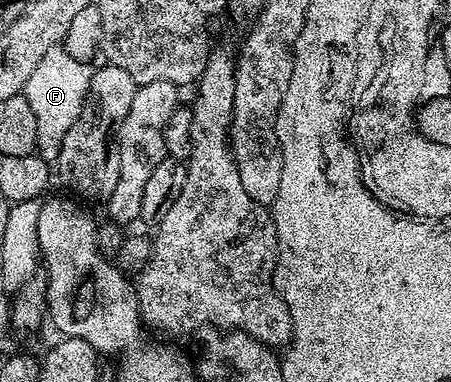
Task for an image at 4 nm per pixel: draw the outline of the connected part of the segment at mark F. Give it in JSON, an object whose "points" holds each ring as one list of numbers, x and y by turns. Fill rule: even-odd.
{"points":[[63,44,55,45,46,55,42,55,42,63,34,67,30,79,26,79,22,96,26,103,30,103,30,111,34,111,34,123,36,124,35,152,46,162,55,162,60,154,62,139,70,127,78,119,78,115,84,106,84,100,88,97,90,79,93,75,91,68,87,69,83,60,71,57]]}

